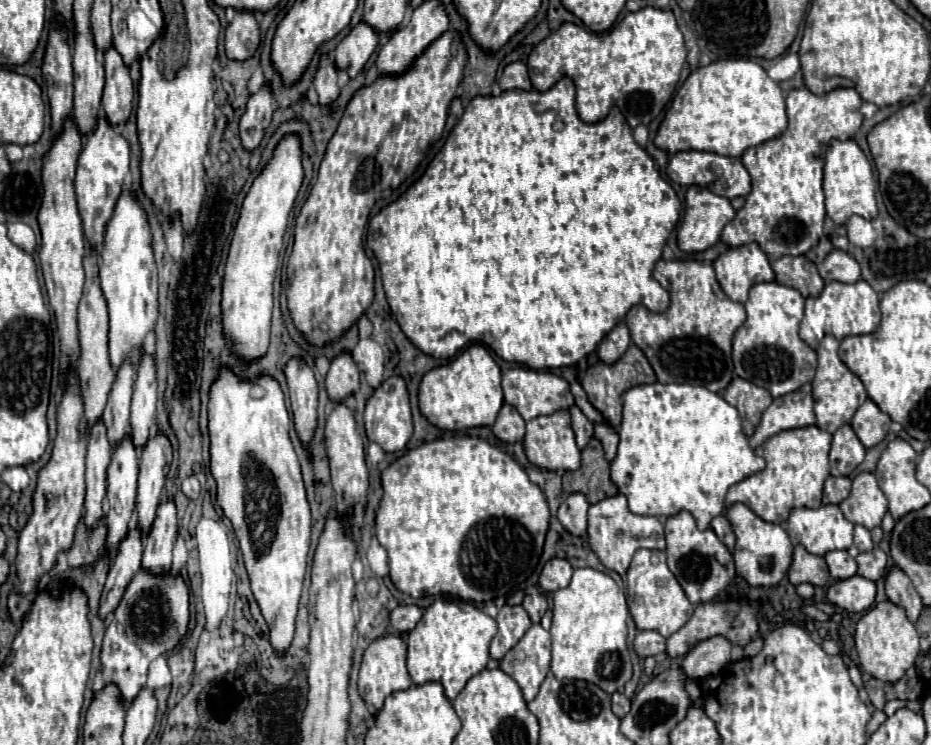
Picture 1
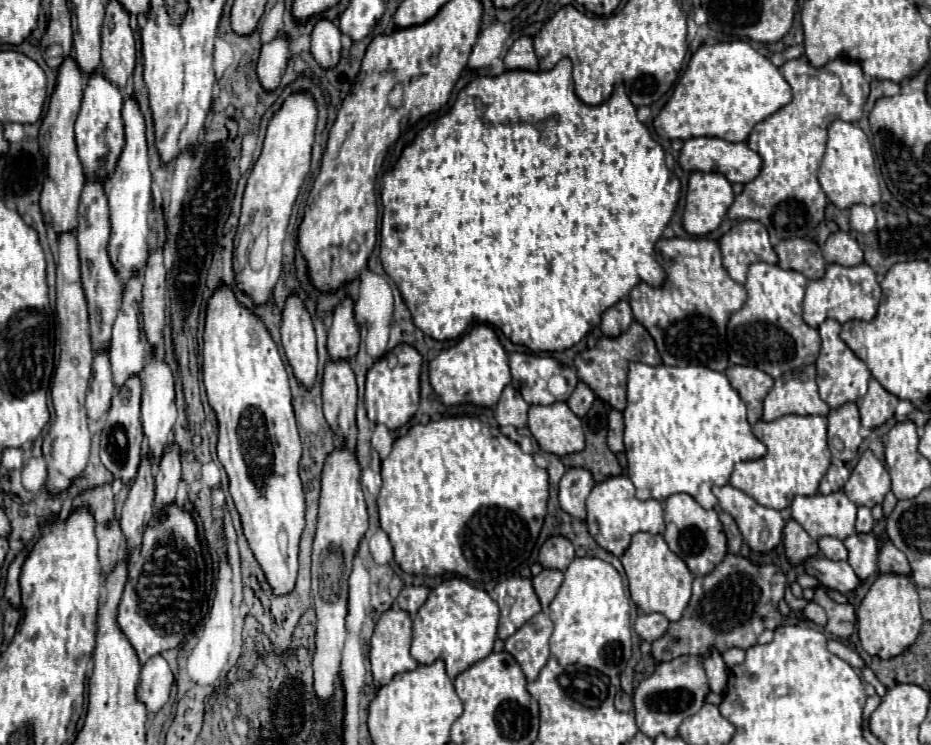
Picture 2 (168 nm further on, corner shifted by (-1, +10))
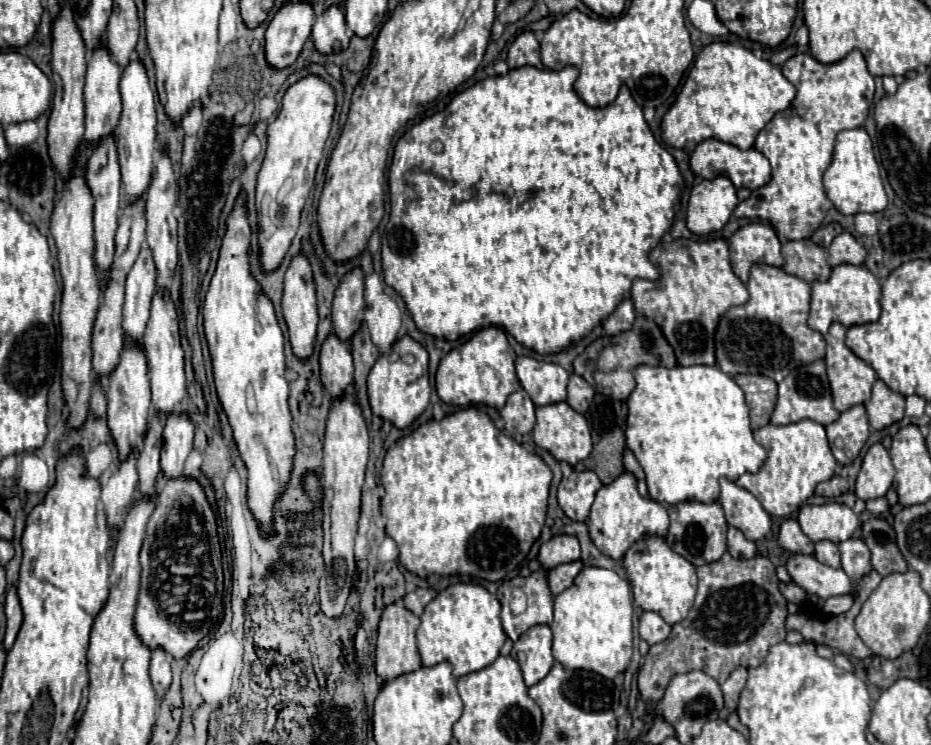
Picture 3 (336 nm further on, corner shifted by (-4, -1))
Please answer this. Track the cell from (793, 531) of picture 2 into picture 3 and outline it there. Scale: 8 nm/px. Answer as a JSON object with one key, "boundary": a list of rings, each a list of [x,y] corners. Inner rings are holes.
{"boundary":[[[788,518],[782,522],[778,540],[780,540],[780,546],[790,554],[806,554],[806,556],[814,554],[814,542],[800,530],[794,518]]]}

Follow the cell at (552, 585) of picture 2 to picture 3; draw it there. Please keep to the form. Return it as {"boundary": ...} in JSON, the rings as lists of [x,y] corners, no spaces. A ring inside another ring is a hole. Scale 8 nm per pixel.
{"boundary":[[[572,562],[572,564],[562,564],[558,568],[552,568],[548,572],[548,586],[552,596],[558,596],[560,592],[564,592],[566,588],[570,588],[570,584],[574,582],[574,578],[578,576],[578,572],[582,570],[582,562]]]}

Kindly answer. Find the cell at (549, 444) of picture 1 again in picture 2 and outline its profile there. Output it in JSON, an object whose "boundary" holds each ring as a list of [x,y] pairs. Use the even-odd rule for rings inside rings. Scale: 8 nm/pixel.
{"boundary":[[[561,401],[551,405],[531,405],[529,429],[541,449],[559,457],[583,451],[585,447],[581,419]]]}

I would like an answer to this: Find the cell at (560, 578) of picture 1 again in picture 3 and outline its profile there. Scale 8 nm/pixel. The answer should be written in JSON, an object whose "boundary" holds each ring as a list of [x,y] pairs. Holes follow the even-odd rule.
{"boundary":[[[554,536],[546,544],[542,544],[538,560],[544,570],[552,570],[560,564],[570,564],[580,558],[580,546],[574,536]]]}

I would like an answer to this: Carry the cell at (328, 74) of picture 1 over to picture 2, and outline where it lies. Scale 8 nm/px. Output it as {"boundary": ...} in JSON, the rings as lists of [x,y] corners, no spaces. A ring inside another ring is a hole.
{"boundary":[[[319,19],[311,31],[311,53],[321,67],[335,67],[341,55],[341,31],[335,21]]]}

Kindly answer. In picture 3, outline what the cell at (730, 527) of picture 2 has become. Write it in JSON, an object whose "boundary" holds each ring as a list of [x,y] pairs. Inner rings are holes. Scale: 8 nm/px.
{"boundary":[[[728,528],[728,552],[734,558],[754,558],[756,556],[756,544],[746,540],[746,536],[742,532],[738,532],[738,528]]]}

